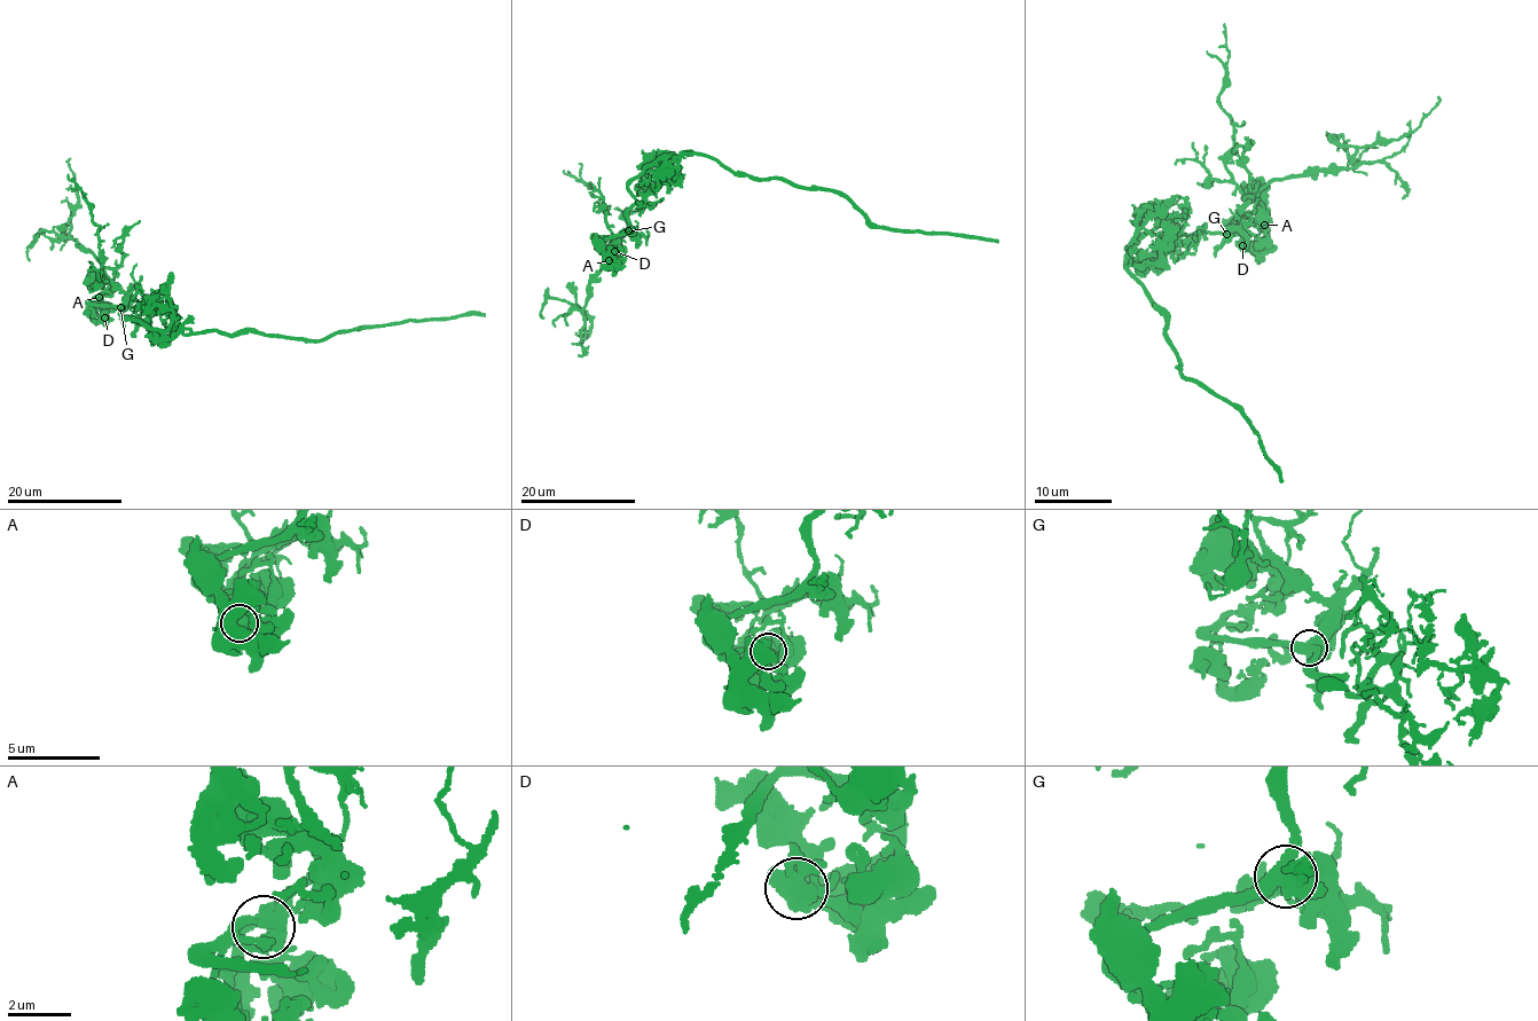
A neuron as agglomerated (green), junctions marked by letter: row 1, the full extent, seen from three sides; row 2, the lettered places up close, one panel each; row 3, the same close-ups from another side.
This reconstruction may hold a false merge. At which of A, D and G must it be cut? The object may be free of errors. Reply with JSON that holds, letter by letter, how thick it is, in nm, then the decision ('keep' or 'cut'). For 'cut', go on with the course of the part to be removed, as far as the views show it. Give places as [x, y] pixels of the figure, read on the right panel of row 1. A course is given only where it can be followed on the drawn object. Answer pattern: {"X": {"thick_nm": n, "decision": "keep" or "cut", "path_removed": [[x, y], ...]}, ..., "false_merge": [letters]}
{"A": {"thick_nm": 550, "decision": "keep"}, "D": {"thick_nm": 550, "decision": "keep"}, "G": {"thick_nm": 550, "decision": "cut", "path_removed": [[1226, 234], [1239, 226], [1240, 214], [1272, 180], [1354, 165], [1356, 149], [1413, 133], [1437, 97]]}, "false_merge": ["G"]}

